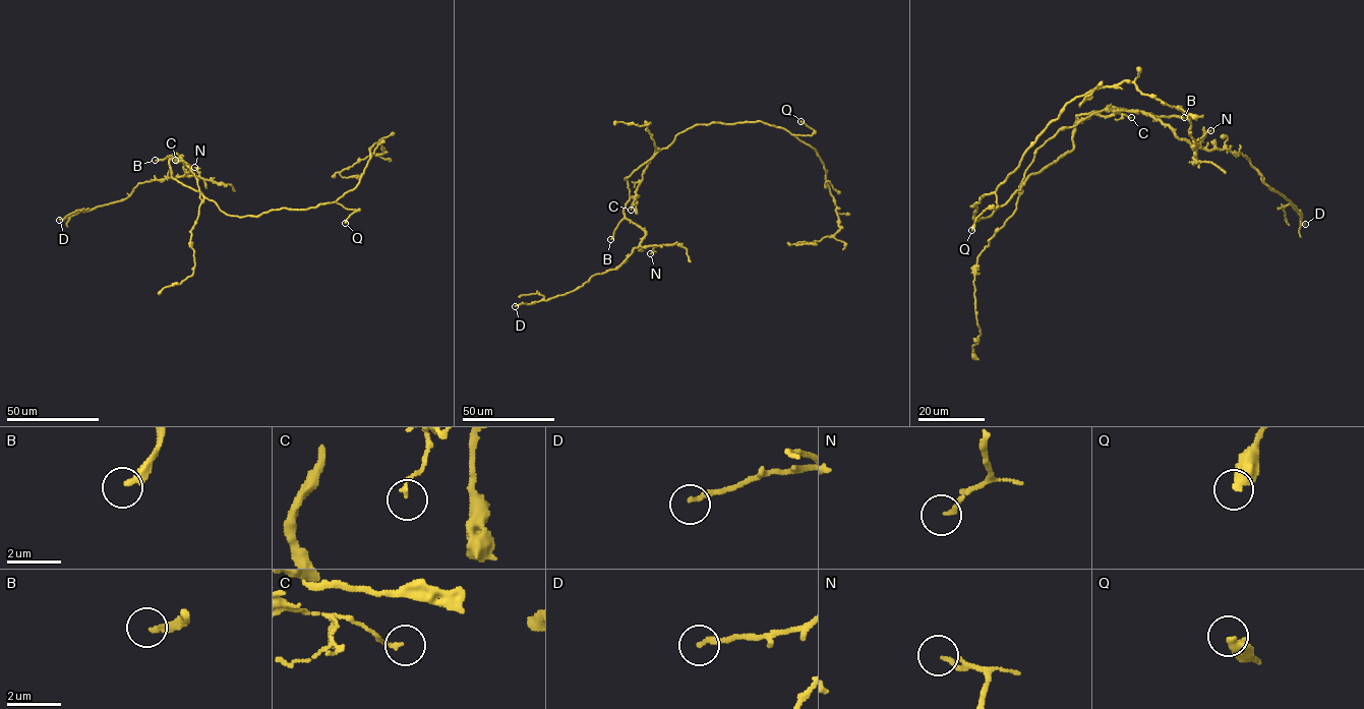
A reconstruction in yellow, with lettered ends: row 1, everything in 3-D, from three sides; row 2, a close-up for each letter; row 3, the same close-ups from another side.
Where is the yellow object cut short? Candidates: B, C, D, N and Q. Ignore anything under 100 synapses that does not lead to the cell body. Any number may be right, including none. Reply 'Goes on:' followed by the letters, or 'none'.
Goes on: B

